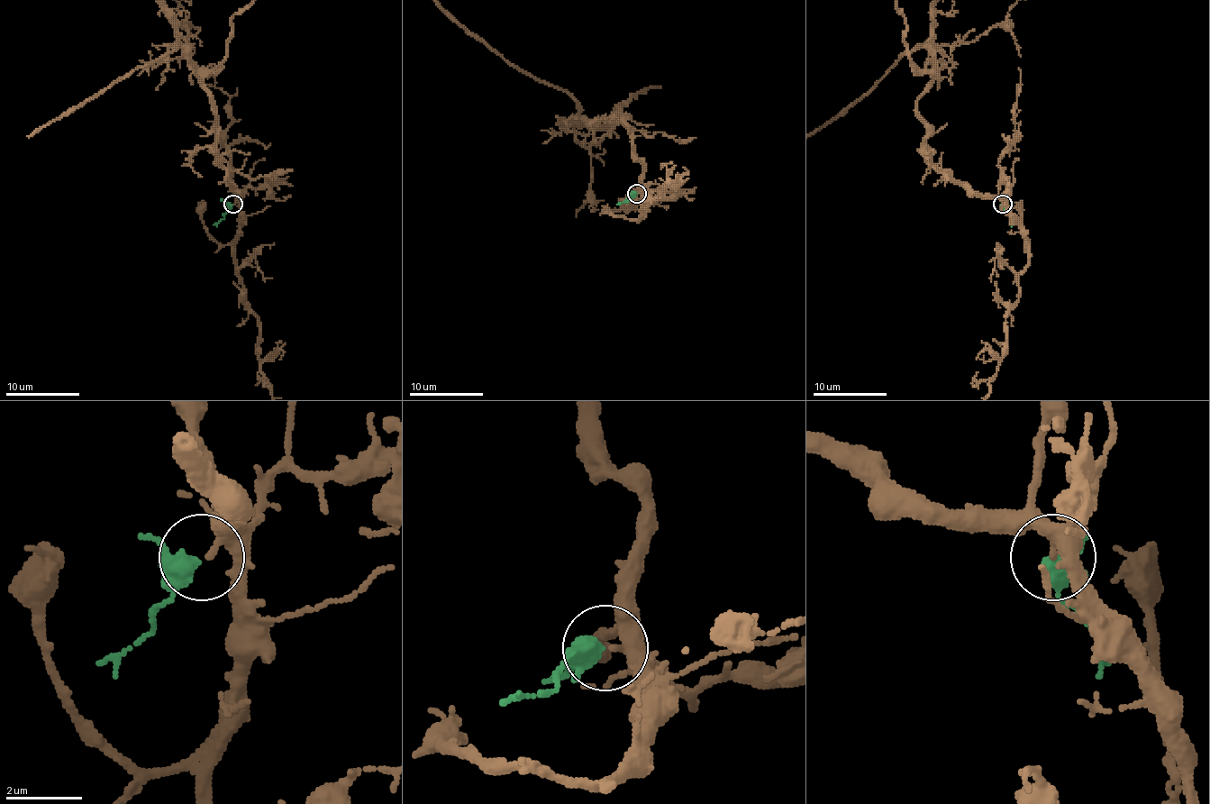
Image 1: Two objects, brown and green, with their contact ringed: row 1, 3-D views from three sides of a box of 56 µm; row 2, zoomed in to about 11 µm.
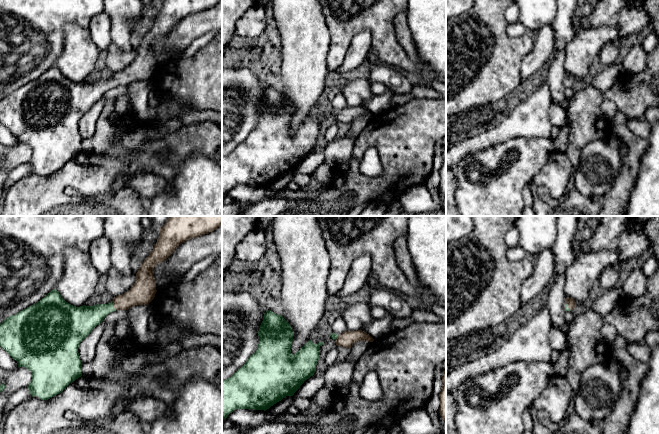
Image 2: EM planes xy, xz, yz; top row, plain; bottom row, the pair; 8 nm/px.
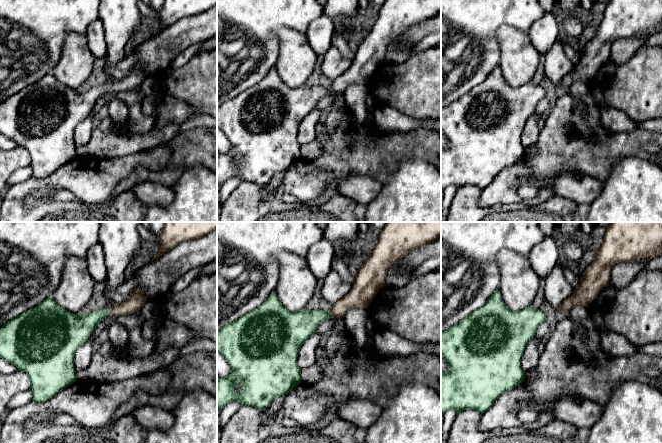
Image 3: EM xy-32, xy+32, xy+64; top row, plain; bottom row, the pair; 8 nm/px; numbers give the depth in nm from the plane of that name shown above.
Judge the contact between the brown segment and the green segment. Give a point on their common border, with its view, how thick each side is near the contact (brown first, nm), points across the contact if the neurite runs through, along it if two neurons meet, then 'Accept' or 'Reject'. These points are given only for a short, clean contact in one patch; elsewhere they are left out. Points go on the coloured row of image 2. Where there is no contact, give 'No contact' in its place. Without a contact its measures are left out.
Touches brown at xy (113, 304). Thickness 190 nm (brown) against 200 nm. Path across: xy (141, 293), (124, 302), (113, 304), (109, 308), (86, 318). Accept

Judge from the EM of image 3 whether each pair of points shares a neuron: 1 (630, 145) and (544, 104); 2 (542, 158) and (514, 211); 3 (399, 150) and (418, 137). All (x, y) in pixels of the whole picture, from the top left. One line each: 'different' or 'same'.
1: different
2: different
3: same

